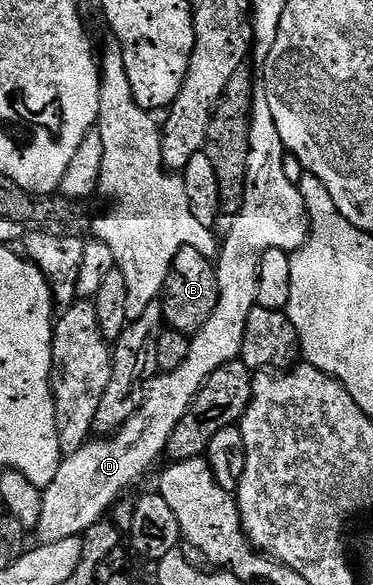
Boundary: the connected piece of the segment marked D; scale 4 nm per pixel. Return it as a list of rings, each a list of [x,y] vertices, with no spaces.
[[[265,89],[254,91],[252,116],[250,117],[250,151],[248,152],[248,172],[246,173],[246,191],[242,207],[237,216],[231,221],[230,229],[225,231],[220,242],[220,253],[216,259],[218,268],[218,303],[208,316],[208,324],[200,328],[198,333],[190,338],[188,360],[176,368],[176,372],[159,373],[149,383],[144,404],[119,428],[118,433],[109,440],[91,440],[81,446],[76,452],[65,455],[60,464],[60,472],[56,472],[56,480],[42,490],[42,511],[38,517],[36,531],[39,543],[68,540],[85,535],[97,522],[107,517],[108,511],[123,497],[122,494],[133,482],[138,482],[150,470],[150,465],[166,454],[166,445],[180,420],[194,403],[194,397],[200,388],[220,368],[229,362],[239,361],[244,344],[244,330],[248,328],[248,312],[258,305],[258,269],[264,252],[269,250],[284,250],[298,252],[305,244],[306,238],[311,237],[310,215],[306,213],[306,205],[302,199],[301,189],[284,173],[284,160],[288,153],[286,145],[280,140],[280,132],[276,129],[276,120],[272,120],[272,107],[268,105]]]

